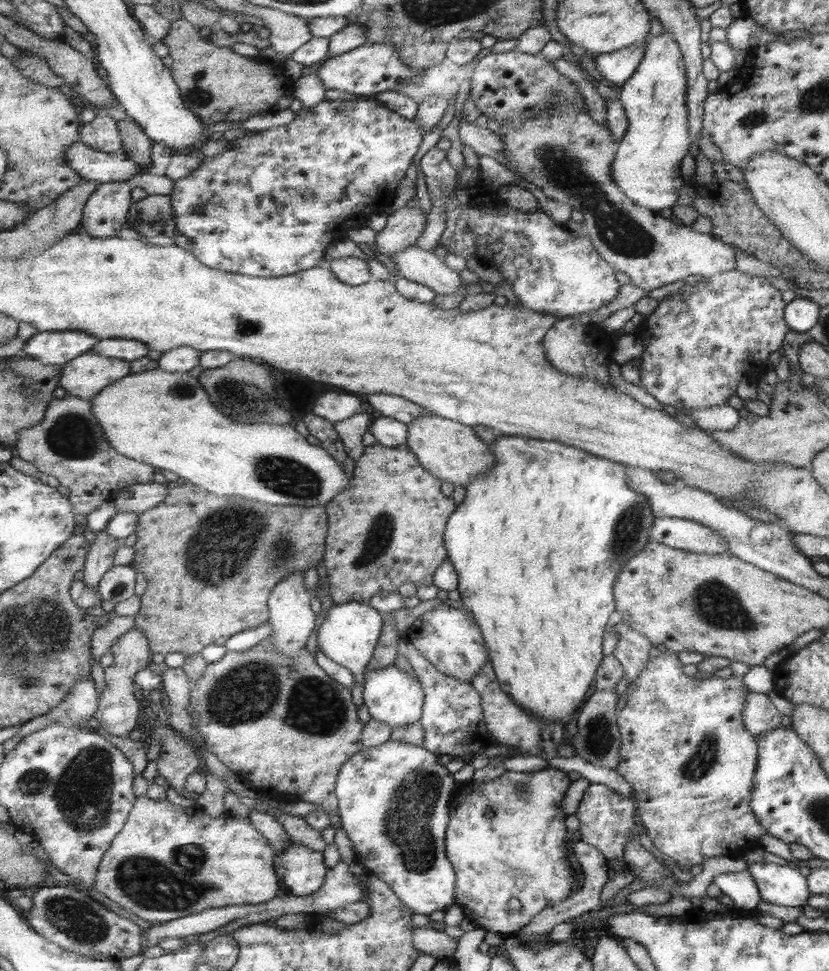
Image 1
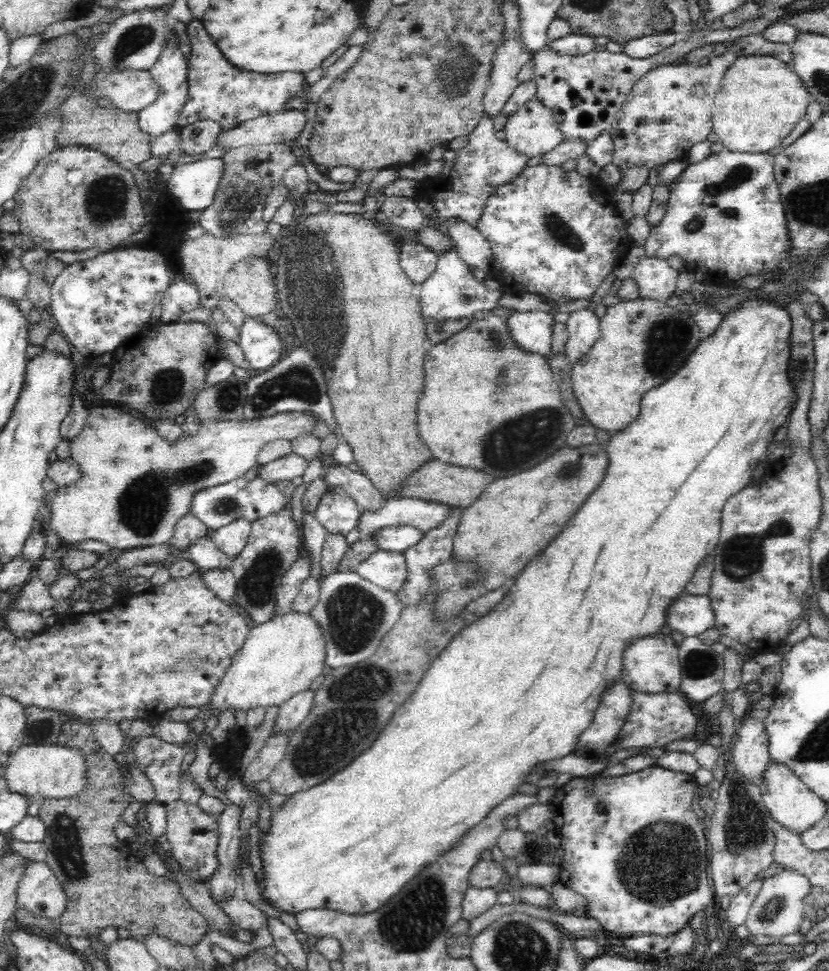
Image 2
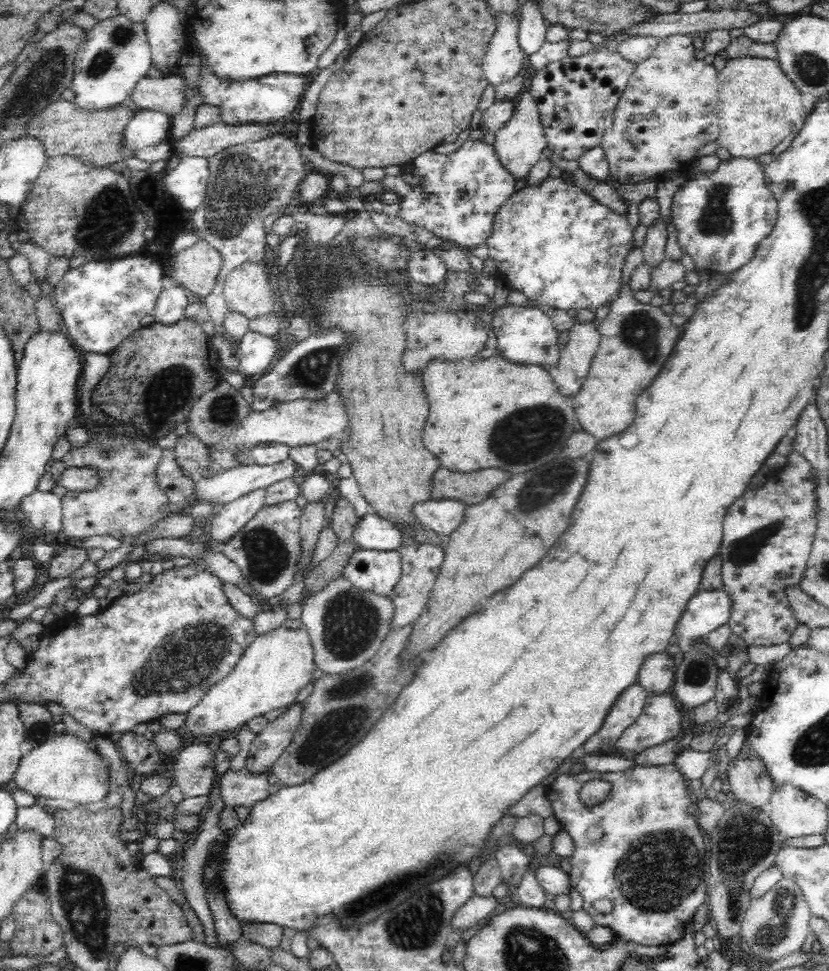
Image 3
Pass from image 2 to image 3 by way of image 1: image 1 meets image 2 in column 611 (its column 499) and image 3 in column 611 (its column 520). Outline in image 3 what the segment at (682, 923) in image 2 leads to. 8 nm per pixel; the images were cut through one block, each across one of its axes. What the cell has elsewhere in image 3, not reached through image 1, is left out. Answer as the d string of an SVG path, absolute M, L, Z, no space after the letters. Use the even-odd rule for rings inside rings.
M666 764L666 766L646 766L646 768L640 768L638 766L638 768L630 768L630 770L622 770L622 772L606 772L606 774L602 774L602 772L582 772L582 774L578 774L576 772L576 774L564 774L564 776L560 776L554 784L550 784L546 788L546 794L550 798L552 814L556 816L558 824L560 824L560 830L564 830L572 838L572 844L574 844L572 854L570 854L572 868L568 872L568 886L570 886L570 890L574 890L574 892L580 894L580 898L582 898L582 910L592 916L594 924L596 926L602 926L602 928L608 928L614 934L614 938L620 938L624 942L634 942L634 944L650 946L650 948L656 948L656 950L660 950L662 946L672 944L672 942L676 942L684 934L686 926L692 924L694 914L698 912L698 908L704 902L708 902L708 884L706 884L706 878L708 878L708 874L706 874L706 866L708 866L708 836L704 834L704 830L698 824L696 800L694 800L694 796L690 792L690 780L682 772L678 772L674 764ZM596 778L608 780L612 784L612 792L608 794L608 798L604 802L600 802L596 806L586 806L586 804L582 804L578 800L578 794L580 794L582 786L588 780L596 780ZM590 828L600 828L602 830L602 836L596 836L596 838L588 836L588 830ZM596 900L610 900L610 902L614 902L614 910L610 914L600 914L598 910L594 910L594 902Z

